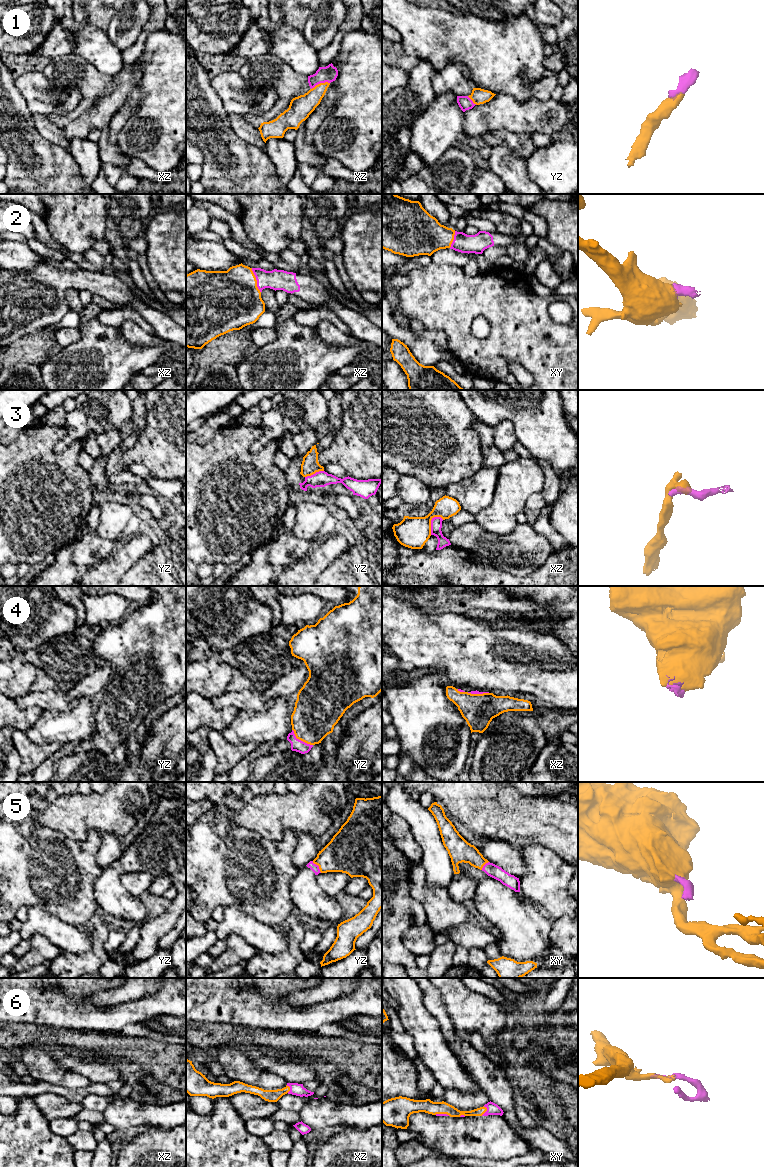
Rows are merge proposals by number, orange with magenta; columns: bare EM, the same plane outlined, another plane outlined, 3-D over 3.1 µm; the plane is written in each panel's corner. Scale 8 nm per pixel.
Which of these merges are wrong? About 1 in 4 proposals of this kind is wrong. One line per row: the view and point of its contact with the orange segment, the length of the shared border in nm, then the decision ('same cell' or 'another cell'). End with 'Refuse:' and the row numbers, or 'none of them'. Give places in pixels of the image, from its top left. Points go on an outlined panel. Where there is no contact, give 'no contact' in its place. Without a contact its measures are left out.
1: meets orange in xz at (320, 83); contact 160 nm long; same cell
2: meets orange in xz at (256, 280); contact 220 nm long; same cell
3: meets orange in xz at (430, 523); contact 170 nm long; another cell
4: meets orange in yz at (300, 739); contact 220 nm long; same cell
5: meets orange in yz at (318, 865); contact 120 nm long; same cell
6: meets orange in xy at (485, 1111); contact 90 nm long; same cell
Refuse: 3

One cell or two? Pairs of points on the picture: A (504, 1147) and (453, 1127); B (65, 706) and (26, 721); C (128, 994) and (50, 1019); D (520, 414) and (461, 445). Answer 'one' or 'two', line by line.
A: one
B: two
C: two
D: two

